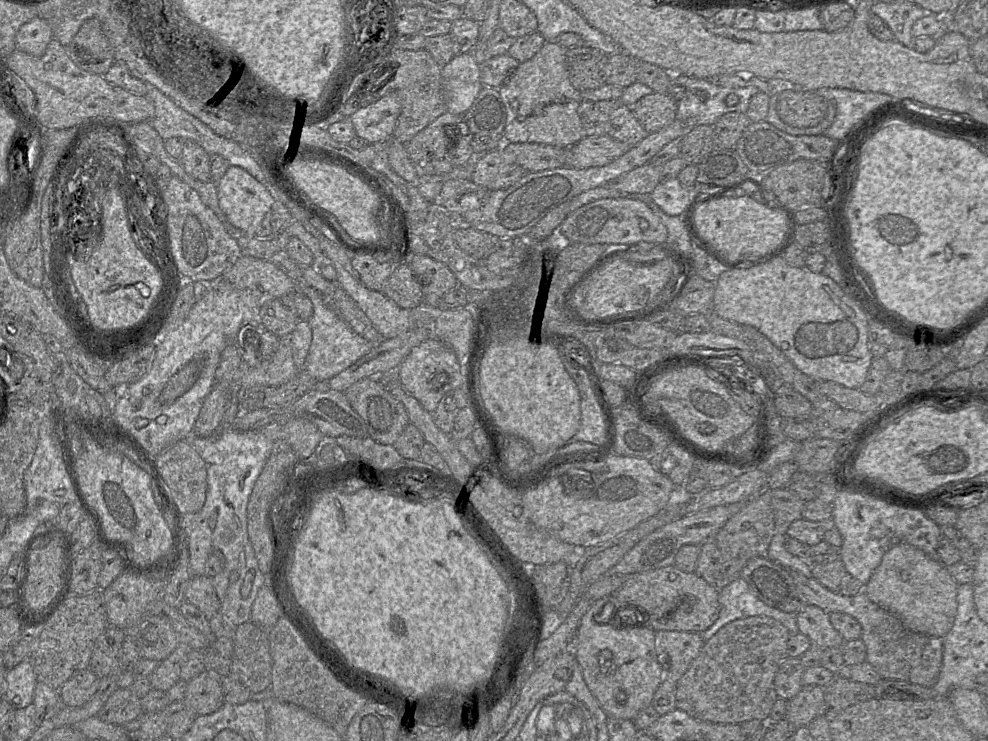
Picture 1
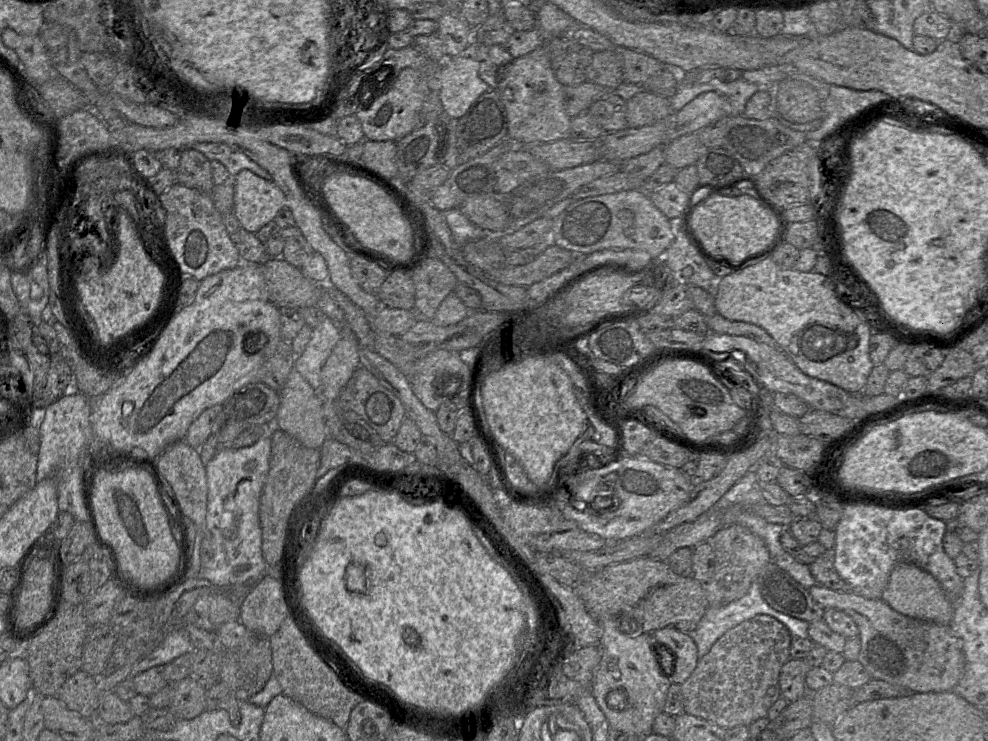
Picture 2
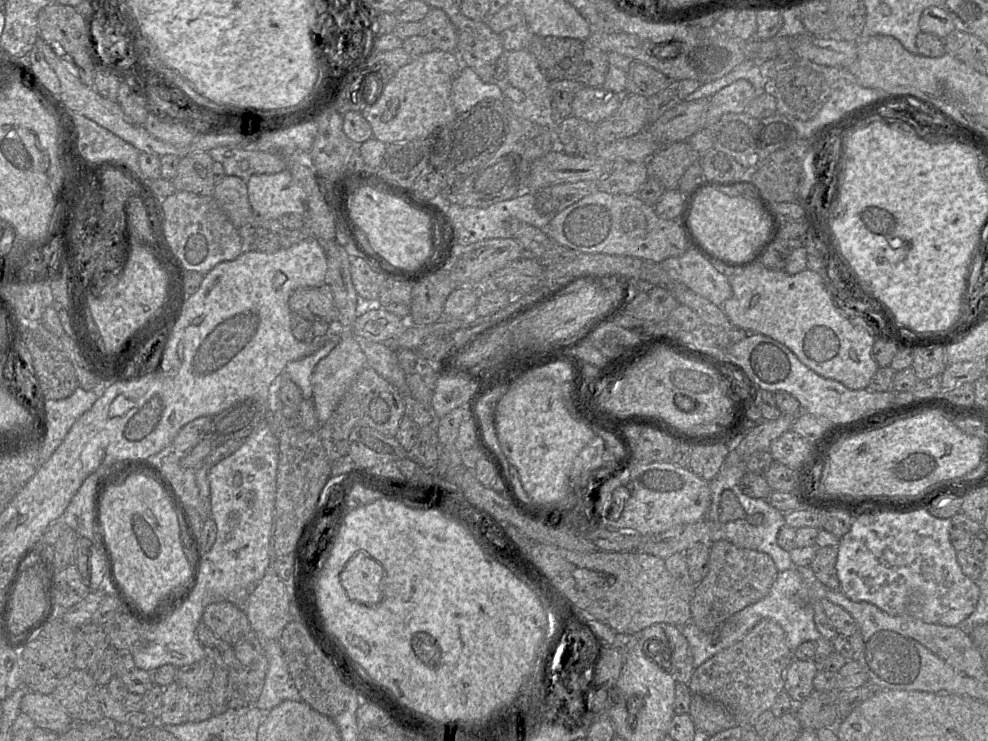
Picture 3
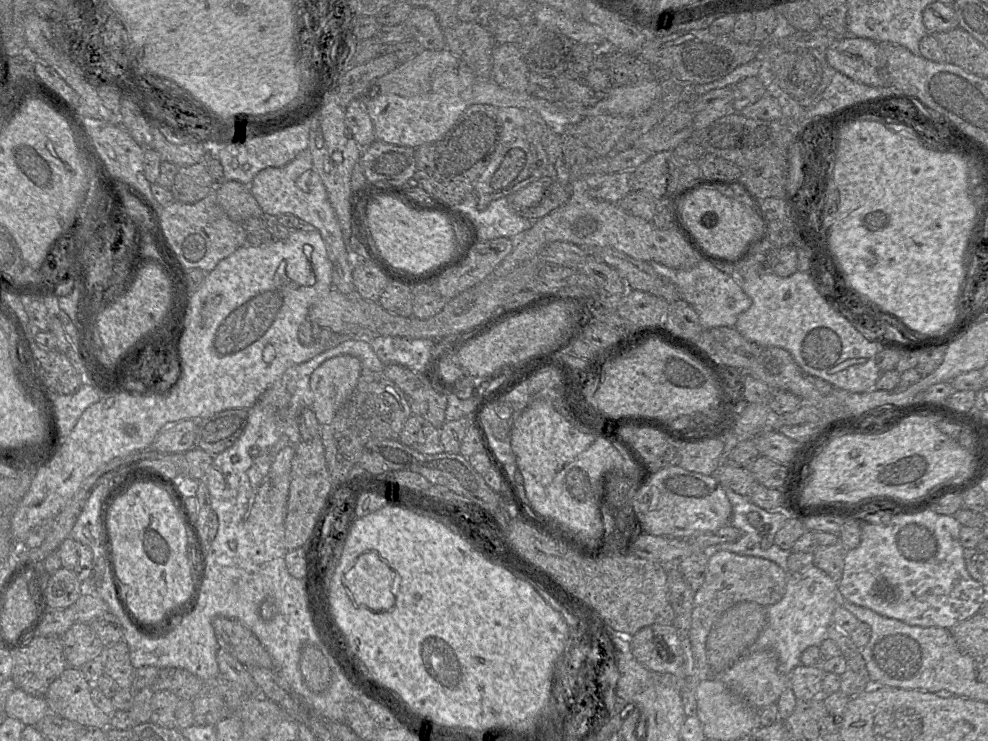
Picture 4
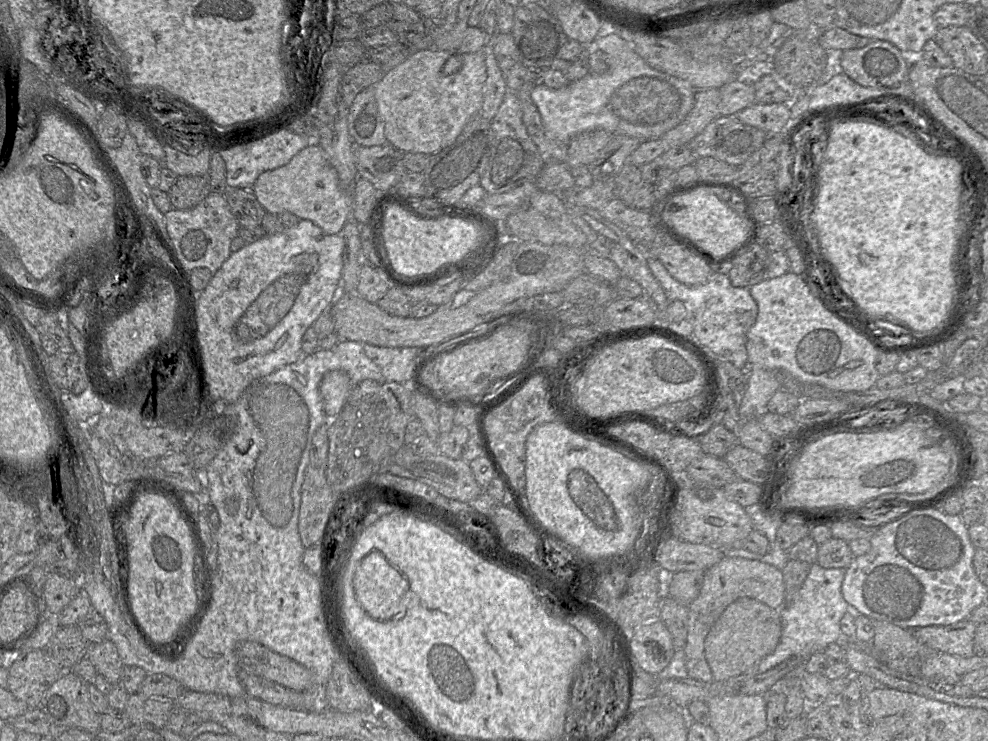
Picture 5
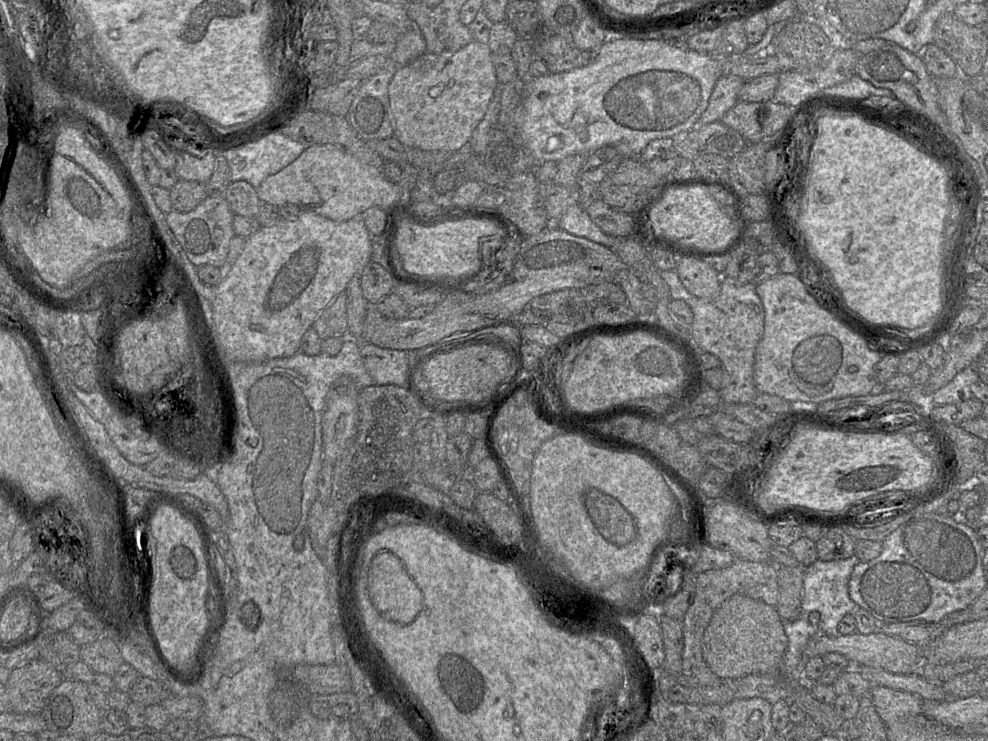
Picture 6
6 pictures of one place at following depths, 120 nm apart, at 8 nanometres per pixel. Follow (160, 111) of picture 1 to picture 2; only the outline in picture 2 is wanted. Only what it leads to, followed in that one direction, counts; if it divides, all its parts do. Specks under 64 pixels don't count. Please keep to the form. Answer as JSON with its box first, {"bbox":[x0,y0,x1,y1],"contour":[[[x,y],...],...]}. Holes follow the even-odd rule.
{"bbox":[193,143,272,180],"contour":[[[197,143],[193,145],[193,149],[201,152],[209,161],[222,163],[231,176],[247,169],[265,180],[272,180],[270,174],[248,156],[224,143]]]}

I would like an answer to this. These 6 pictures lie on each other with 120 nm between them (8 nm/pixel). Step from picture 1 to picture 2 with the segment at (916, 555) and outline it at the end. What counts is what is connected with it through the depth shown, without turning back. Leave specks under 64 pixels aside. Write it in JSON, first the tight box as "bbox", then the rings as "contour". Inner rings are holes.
{"bbox":[881,563,953,626],"contour":[[[900,563],[891,571],[881,600],[895,611],[921,621],[948,626],[953,615],[953,604],[939,582],[928,572],[911,563]]]}

